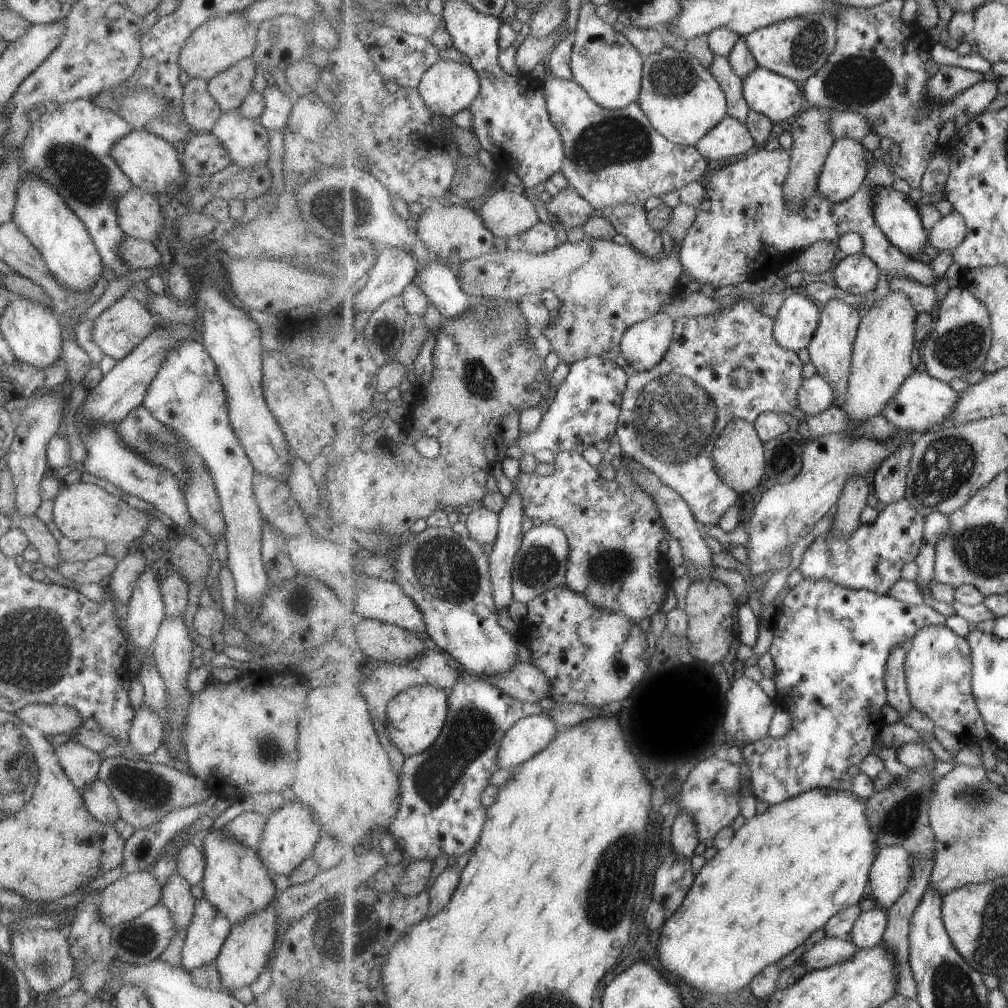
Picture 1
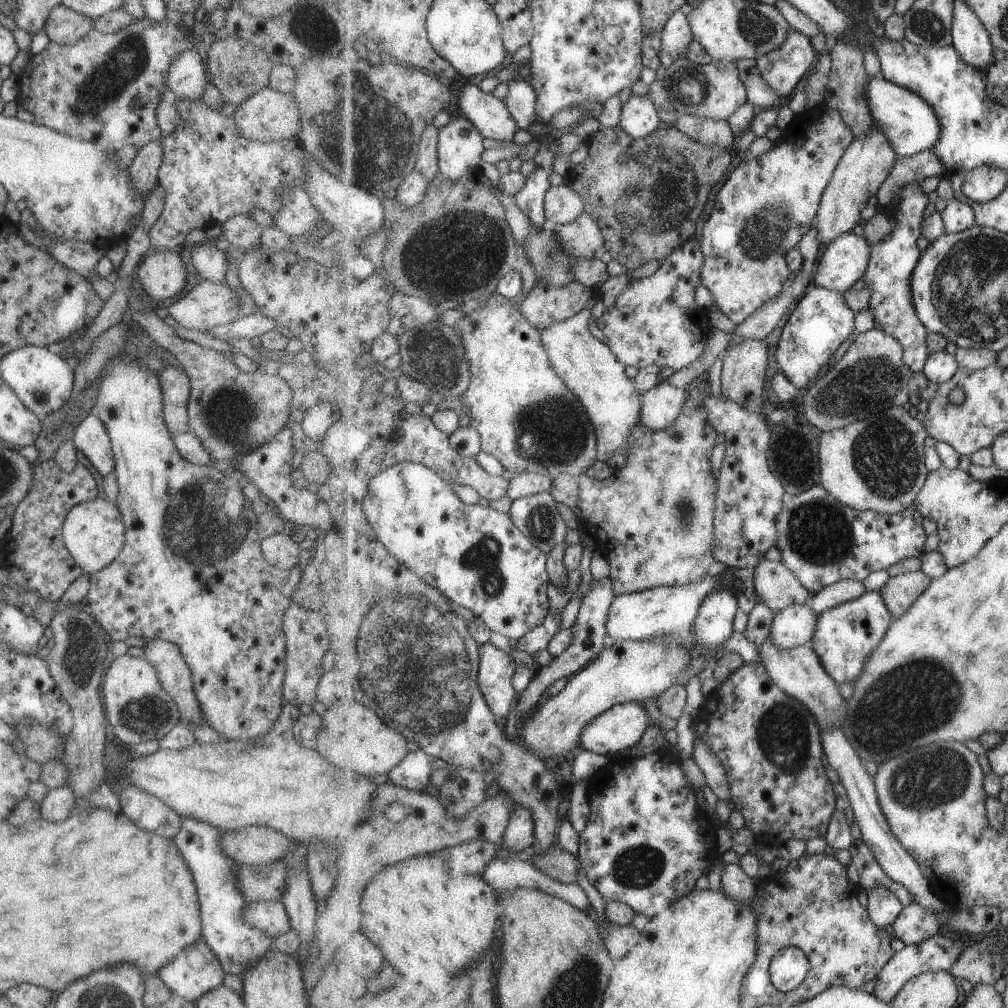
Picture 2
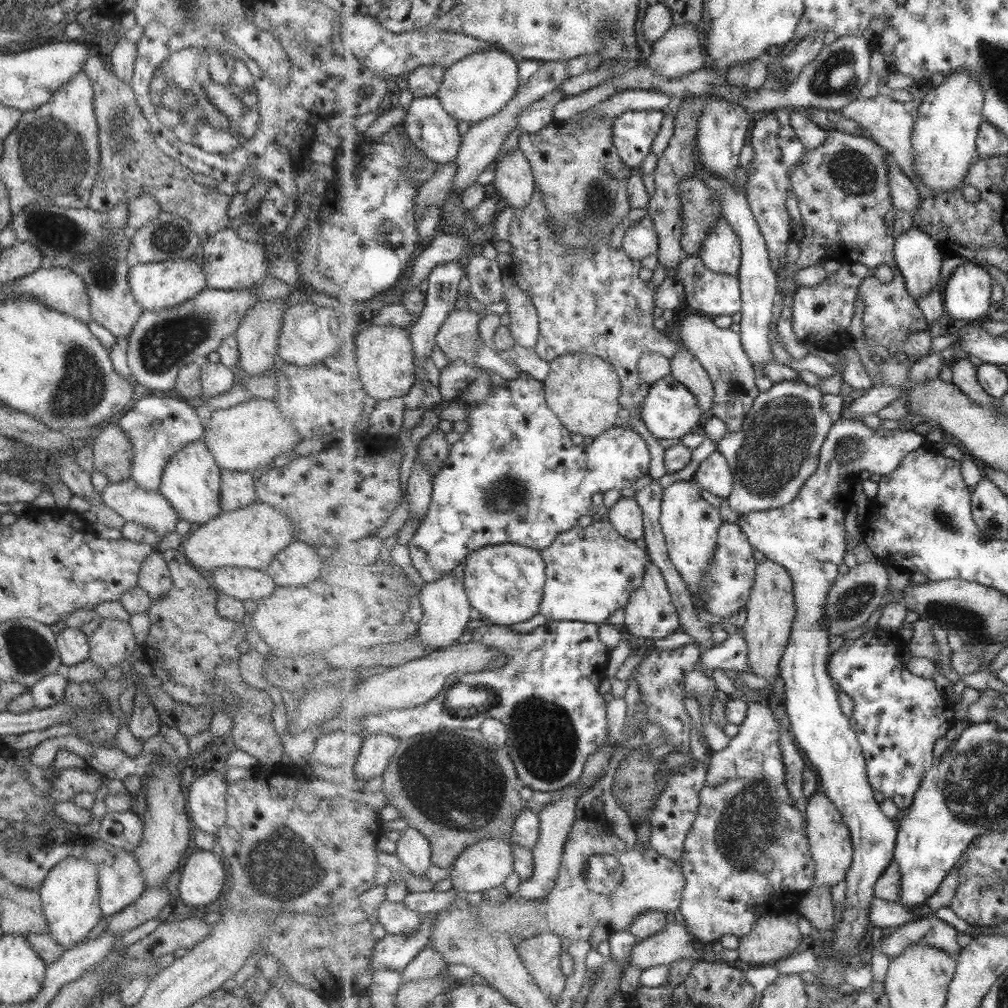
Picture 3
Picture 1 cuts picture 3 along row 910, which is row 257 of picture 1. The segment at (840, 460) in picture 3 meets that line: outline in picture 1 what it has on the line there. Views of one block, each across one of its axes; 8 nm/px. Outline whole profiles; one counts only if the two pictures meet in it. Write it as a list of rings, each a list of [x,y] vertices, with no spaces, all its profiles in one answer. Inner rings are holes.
[[[864,251],[846,256],[834,268],[835,285],[842,293],[863,296],[877,288],[879,276],[882,274],[879,265]]]

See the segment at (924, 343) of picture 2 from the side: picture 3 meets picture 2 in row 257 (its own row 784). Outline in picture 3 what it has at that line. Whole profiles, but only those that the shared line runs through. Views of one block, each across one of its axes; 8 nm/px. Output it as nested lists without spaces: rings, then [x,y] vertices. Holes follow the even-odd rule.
[[[877,623],[861,637],[844,640],[842,646],[832,654],[828,670],[842,692],[855,700],[855,714],[850,720],[866,755],[871,786],[874,790],[883,792],[886,799],[893,800],[900,809],[907,811],[913,805],[925,774],[936,761],[933,748],[937,740],[957,725],[959,713],[950,700],[943,699],[935,680],[909,672],[901,658],[902,645],[894,633]]]

